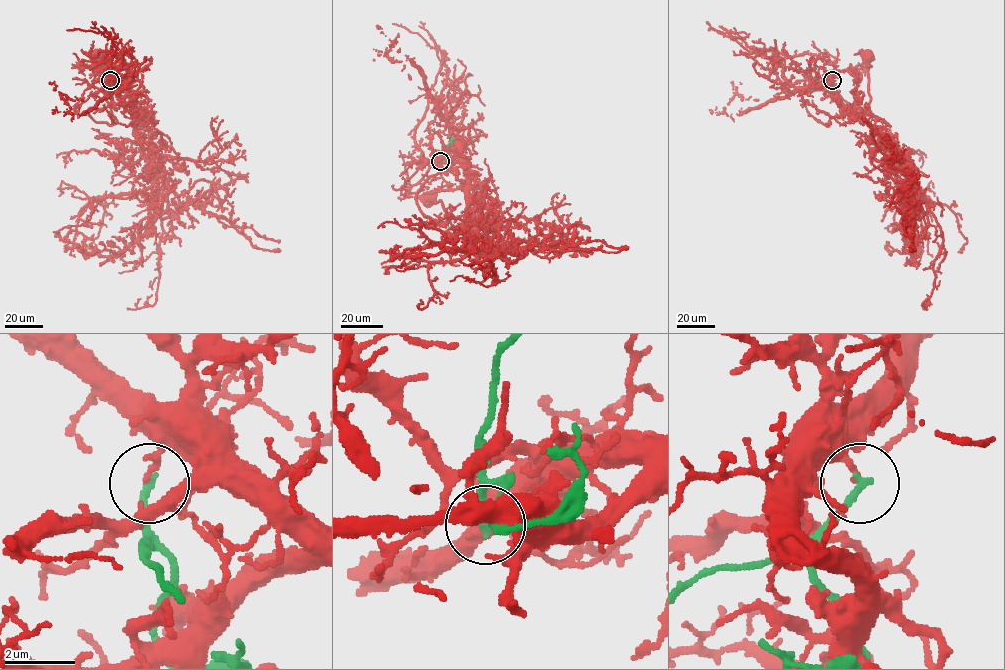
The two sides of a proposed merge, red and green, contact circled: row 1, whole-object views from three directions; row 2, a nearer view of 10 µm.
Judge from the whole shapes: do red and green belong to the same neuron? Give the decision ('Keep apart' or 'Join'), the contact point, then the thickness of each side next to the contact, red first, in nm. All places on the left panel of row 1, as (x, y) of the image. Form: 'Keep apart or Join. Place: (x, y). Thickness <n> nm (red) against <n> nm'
Keep apart. Place: (110, 80). Thickness 180 nm (red) against 240 nm

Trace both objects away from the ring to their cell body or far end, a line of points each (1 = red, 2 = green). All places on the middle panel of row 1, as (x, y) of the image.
1: (440, 161), (449, 157), (416, 200), (424, 215), (443, 222), (448, 213), (440, 201), (428, 200)
2: (440, 161), (441, 150), (451, 136)

